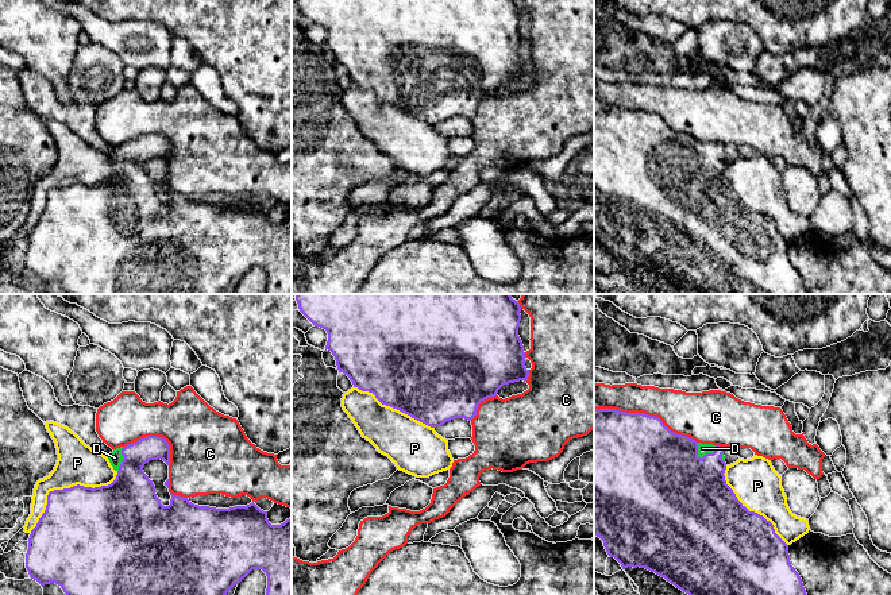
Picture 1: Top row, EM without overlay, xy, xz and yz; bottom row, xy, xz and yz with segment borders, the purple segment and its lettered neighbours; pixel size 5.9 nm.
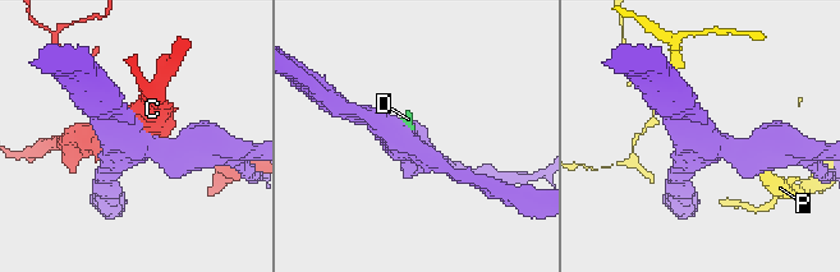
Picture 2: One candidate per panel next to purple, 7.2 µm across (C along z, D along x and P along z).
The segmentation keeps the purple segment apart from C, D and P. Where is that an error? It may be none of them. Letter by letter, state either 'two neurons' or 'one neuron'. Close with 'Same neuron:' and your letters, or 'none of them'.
C: two neurons
D: one neuron
P: two neurons
Same neuron: D

